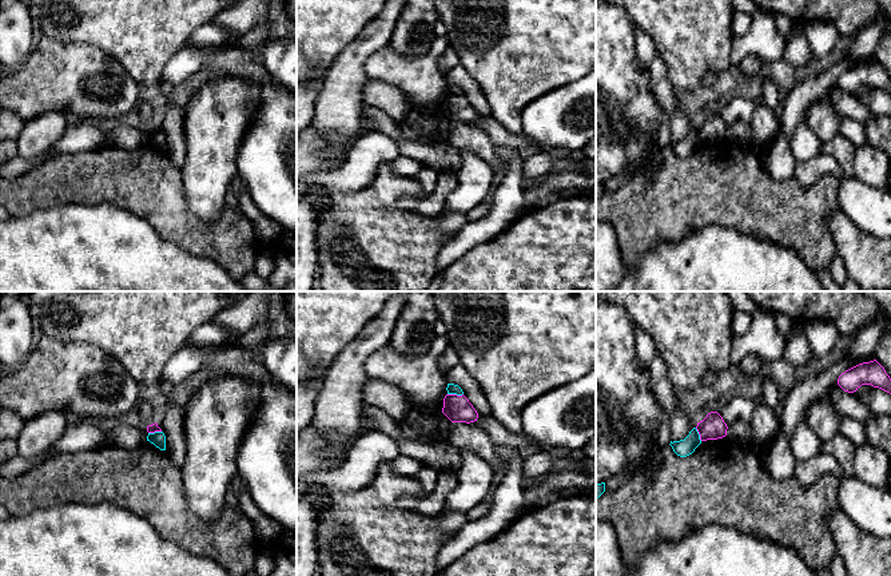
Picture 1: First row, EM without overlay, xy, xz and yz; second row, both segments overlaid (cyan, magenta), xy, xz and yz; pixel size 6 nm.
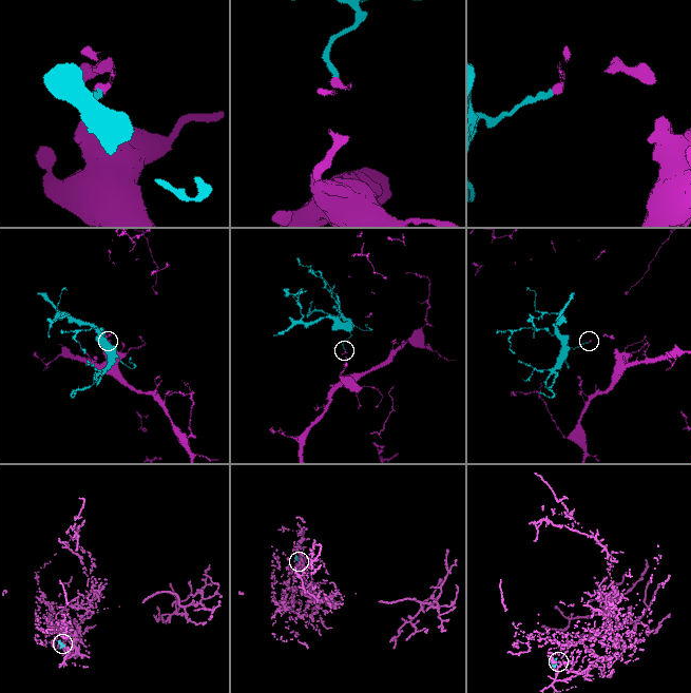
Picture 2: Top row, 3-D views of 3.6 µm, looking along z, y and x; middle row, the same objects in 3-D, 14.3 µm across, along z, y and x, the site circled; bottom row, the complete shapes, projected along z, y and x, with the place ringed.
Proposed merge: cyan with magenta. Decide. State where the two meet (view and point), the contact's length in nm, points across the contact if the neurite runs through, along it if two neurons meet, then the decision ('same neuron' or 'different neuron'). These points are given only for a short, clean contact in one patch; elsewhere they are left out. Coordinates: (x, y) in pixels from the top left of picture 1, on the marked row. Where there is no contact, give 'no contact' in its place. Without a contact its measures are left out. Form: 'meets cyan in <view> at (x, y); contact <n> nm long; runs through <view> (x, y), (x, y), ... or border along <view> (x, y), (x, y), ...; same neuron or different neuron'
meets cyan in xz at (456, 393); contact 100 nm long; border along xz (448, 393), (462, 394); different neuron

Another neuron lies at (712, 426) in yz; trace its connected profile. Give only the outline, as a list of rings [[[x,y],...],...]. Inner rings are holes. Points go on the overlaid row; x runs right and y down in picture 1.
[[[711,412],[703,421],[697,422],[696,429],[700,440],[707,441],[725,437],[728,426],[717,412]]]

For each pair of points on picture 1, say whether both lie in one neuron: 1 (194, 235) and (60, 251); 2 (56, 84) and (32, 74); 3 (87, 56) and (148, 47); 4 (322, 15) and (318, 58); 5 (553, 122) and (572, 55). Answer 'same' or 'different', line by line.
1: different
2: same
3: different
4: same
5: different

